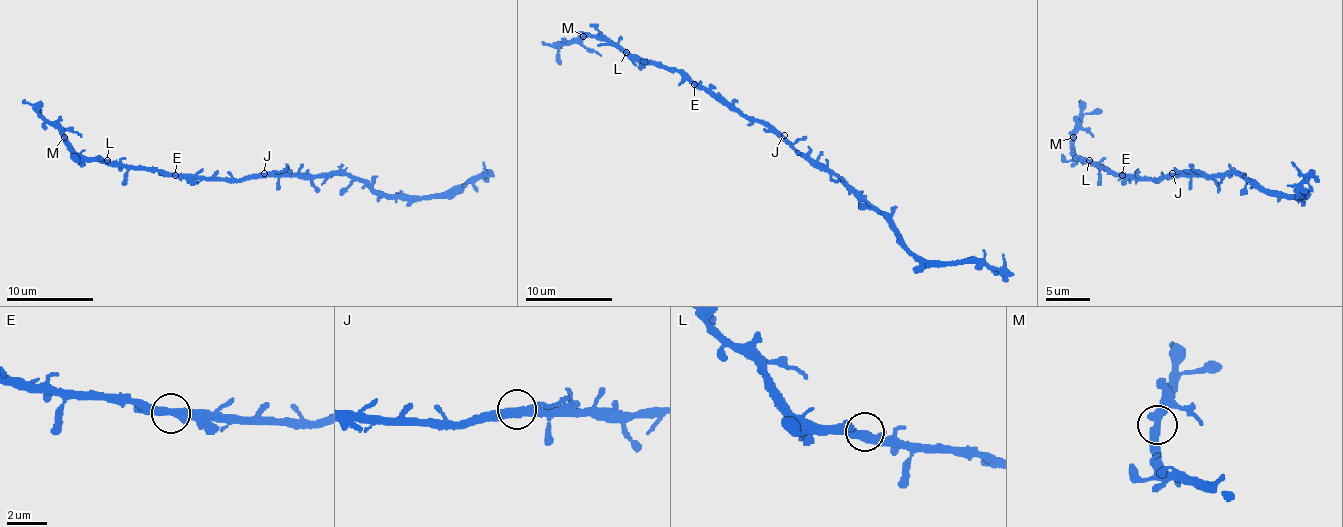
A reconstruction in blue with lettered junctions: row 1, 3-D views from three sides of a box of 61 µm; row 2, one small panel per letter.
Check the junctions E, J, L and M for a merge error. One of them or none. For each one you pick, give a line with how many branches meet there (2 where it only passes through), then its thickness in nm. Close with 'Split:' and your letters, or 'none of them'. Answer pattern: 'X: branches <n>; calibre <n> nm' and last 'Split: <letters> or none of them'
Split: none of them

